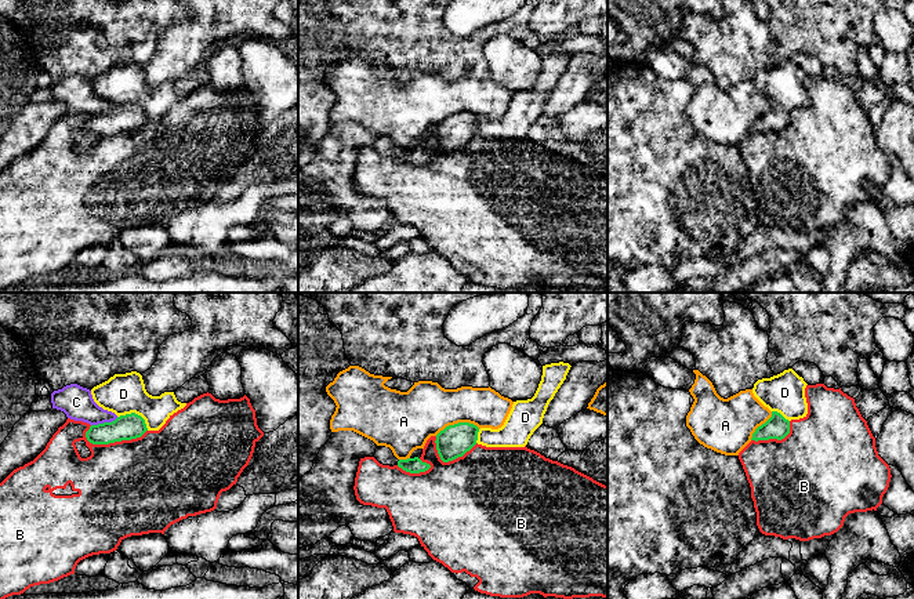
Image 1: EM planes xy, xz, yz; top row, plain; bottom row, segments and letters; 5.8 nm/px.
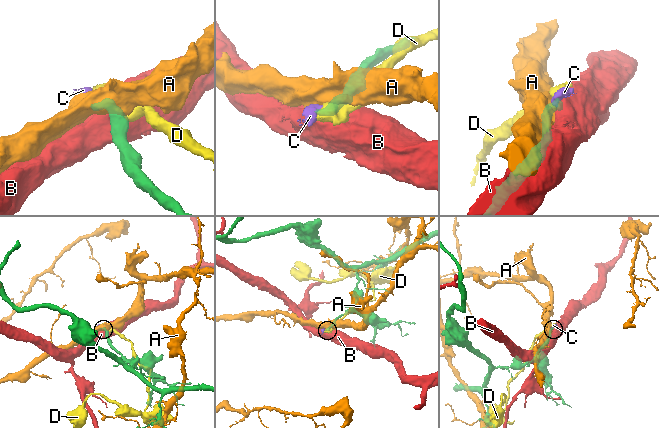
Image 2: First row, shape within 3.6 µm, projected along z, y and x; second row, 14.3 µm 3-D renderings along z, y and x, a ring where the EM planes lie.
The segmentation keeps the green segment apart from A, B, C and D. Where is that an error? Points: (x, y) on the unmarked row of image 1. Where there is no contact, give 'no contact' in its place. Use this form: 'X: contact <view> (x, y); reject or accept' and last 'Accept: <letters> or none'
A: contact xz (459, 113); reject
B: contact xy (115, 131); reject
C: contact xy (104, 113); accept
D: contact xy (134, 104); reject
Accept: C

